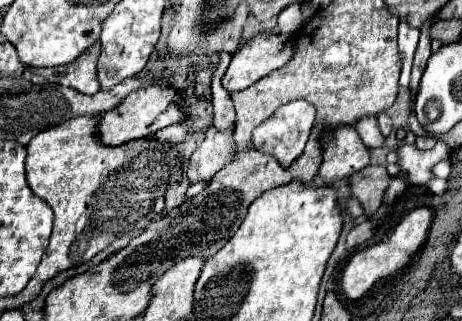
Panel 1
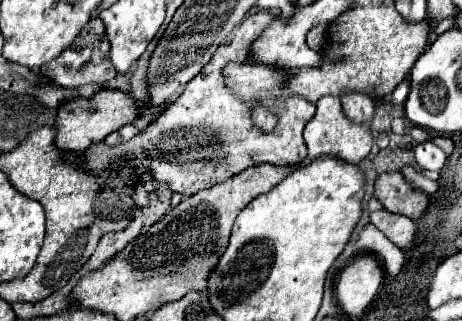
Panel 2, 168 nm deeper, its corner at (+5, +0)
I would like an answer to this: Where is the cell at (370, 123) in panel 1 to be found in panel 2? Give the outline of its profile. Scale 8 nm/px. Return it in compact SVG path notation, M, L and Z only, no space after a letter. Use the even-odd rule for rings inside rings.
M344 89L340 99L342 99L342 107L348 119L352 119L354 123L372 123L376 105L366 93Z

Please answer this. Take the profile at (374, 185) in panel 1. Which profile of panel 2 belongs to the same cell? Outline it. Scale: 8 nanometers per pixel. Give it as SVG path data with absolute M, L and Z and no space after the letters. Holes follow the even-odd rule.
M400 171L382 173L376 181L376 197L390 213L400 213L410 219L420 219L430 205L430 195L414 189Z

